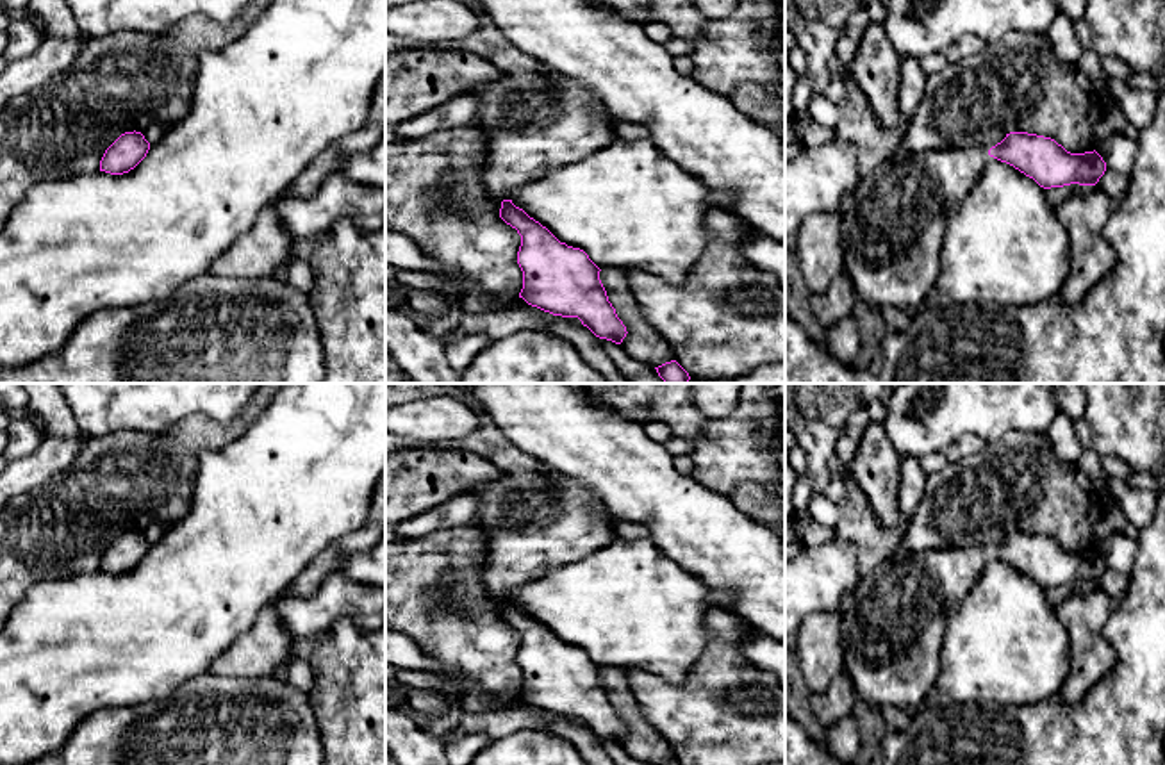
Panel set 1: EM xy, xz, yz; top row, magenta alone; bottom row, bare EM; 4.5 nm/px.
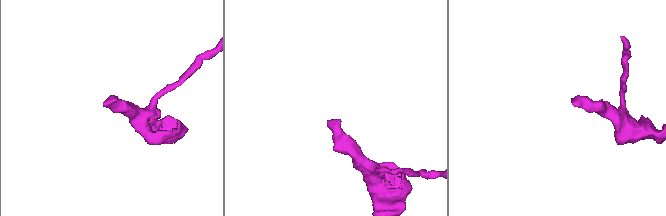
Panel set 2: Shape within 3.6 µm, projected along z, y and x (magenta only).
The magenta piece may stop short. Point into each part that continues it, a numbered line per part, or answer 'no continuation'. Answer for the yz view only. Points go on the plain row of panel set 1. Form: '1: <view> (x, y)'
1: yz (891, 637)

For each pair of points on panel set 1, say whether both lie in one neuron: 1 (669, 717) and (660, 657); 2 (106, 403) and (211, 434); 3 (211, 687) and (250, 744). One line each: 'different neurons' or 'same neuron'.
1: different neurons
2: different neurons
3: same neuron

